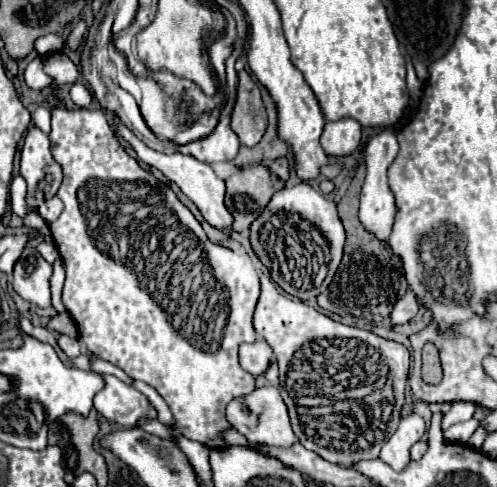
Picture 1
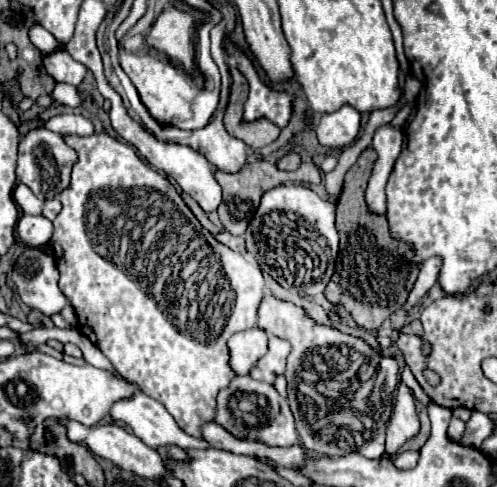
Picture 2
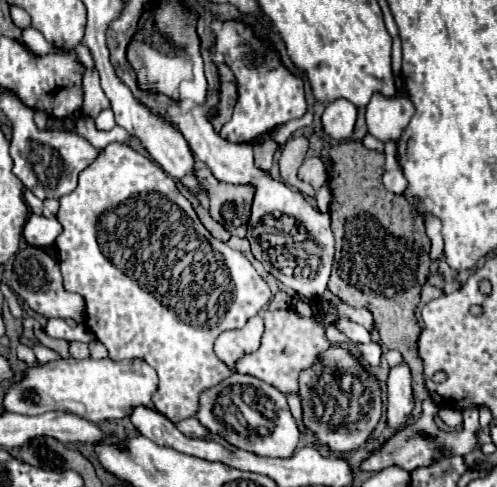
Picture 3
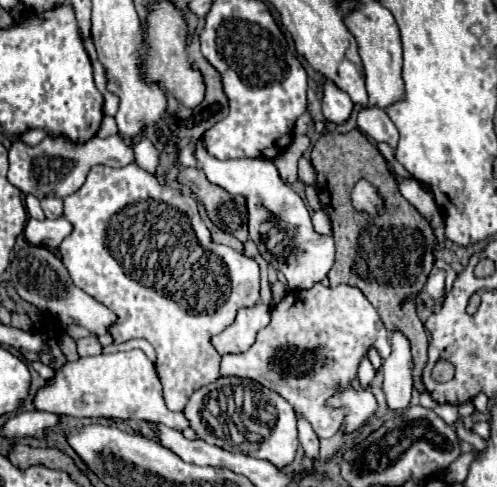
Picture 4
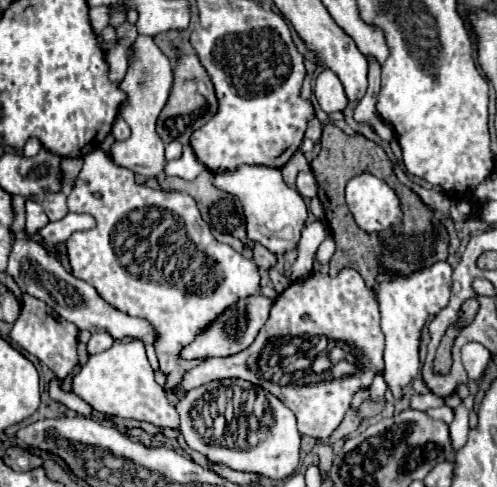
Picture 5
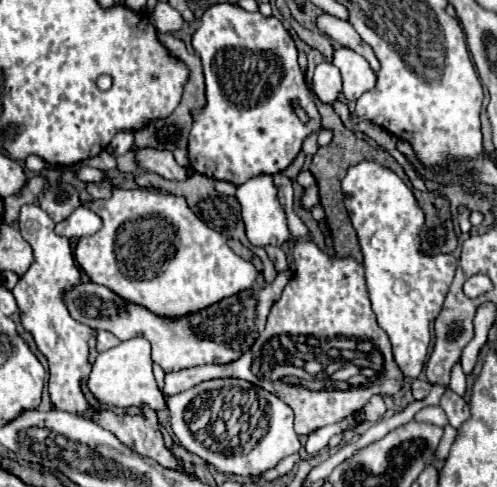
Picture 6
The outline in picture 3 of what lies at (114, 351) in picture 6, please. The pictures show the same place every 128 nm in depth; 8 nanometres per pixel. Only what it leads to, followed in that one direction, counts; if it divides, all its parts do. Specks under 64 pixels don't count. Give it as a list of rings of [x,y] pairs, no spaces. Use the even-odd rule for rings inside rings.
[[[60,358],[56,362],[36,362],[34,366],[28,366],[22,380],[12,384],[2,400],[4,412],[18,412],[18,414],[44,414],[50,410],[68,410],[76,412],[78,416],[90,420],[90,422],[102,422],[102,420],[114,420],[130,416],[132,408],[138,404],[152,406],[150,396],[156,390],[158,376],[152,366],[146,362],[112,362],[108,358],[104,360],[74,360],[74,358]],[[26,390],[38,392],[40,400],[38,404],[26,404]],[[186,418],[186,420],[180,420],[178,422],[178,430],[190,438],[204,438],[204,436],[210,436],[208,428],[204,428],[196,418]]]

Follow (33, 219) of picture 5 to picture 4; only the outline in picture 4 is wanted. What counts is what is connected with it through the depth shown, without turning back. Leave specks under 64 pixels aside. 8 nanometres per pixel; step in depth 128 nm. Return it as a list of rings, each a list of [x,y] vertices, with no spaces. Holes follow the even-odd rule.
[[[28,194],[28,196],[24,198],[24,204],[26,204],[26,210],[28,210],[28,216],[44,220],[44,212],[42,212],[42,208],[40,208],[40,200],[38,200],[36,196],[30,196],[30,194]]]

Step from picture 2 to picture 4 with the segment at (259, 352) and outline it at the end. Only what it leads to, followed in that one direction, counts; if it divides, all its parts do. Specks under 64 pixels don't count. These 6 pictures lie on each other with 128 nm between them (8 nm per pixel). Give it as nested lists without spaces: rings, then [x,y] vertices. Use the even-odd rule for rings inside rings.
[[[266,304],[244,308],[238,312],[232,326],[228,326],[224,332],[212,338],[212,346],[220,356],[246,352],[254,344],[256,334],[264,326],[268,326],[268,322],[270,322],[270,308]]]

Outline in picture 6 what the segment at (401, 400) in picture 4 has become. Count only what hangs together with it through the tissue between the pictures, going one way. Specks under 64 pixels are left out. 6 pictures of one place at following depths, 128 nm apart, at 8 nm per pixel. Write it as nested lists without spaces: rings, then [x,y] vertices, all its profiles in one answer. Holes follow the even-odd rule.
[[[360,162],[344,176],[342,194],[352,226],[358,232],[378,326],[392,342],[396,366],[406,378],[418,378],[430,344],[430,322],[436,320],[442,310],[458,262],[452,254],[422,256],[418,252],[418,234],[424,224],[424,214],[412,190],[392,170],[376,162]]]

